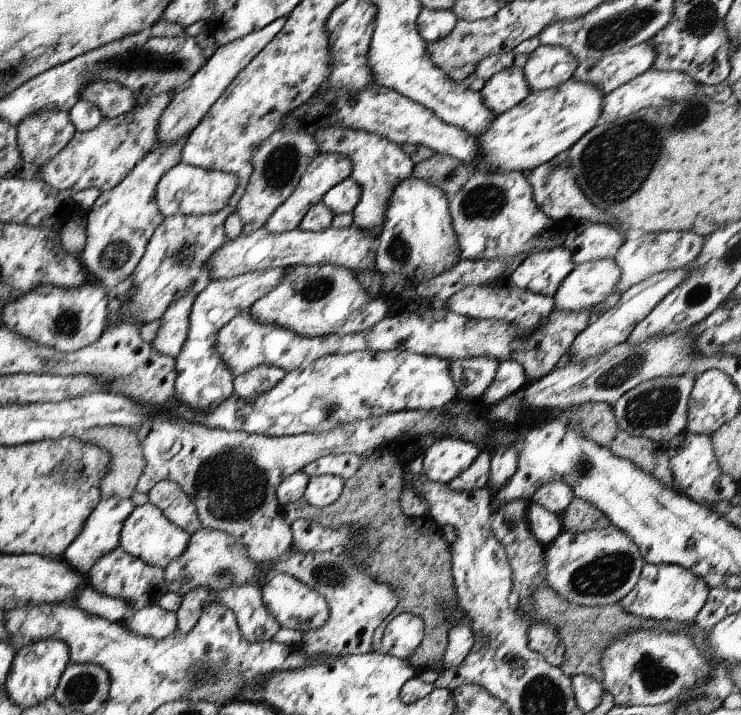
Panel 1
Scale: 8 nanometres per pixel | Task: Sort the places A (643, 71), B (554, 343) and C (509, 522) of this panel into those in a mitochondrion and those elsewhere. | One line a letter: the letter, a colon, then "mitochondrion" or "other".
A: other
B: other
C: mitochondrion

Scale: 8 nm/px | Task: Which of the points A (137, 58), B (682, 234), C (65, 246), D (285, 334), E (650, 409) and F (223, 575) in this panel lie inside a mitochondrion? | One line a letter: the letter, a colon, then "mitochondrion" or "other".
A: mitochondrion
B: other
C: other
D: other
E: mitochondrion
F: mitochondrion

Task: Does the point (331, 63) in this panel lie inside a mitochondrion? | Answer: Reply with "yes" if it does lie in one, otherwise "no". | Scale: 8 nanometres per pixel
no

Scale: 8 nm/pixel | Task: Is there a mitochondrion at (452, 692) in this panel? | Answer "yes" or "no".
no

